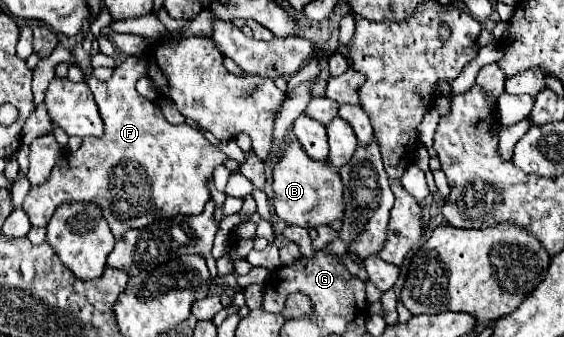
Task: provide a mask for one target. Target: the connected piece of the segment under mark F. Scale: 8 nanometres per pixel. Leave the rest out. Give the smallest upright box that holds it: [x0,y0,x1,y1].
[22,56,226,240]

